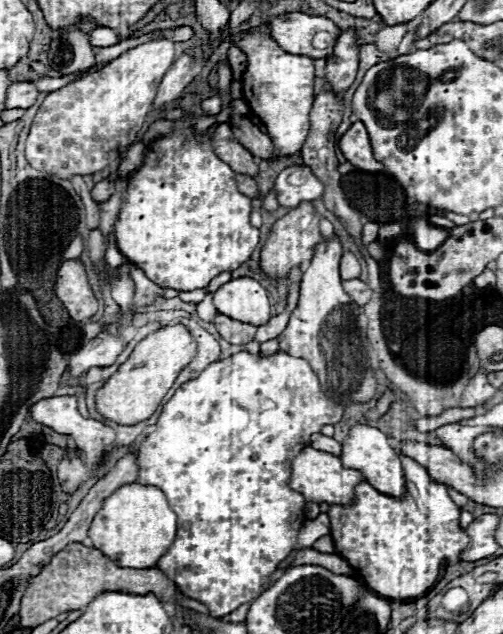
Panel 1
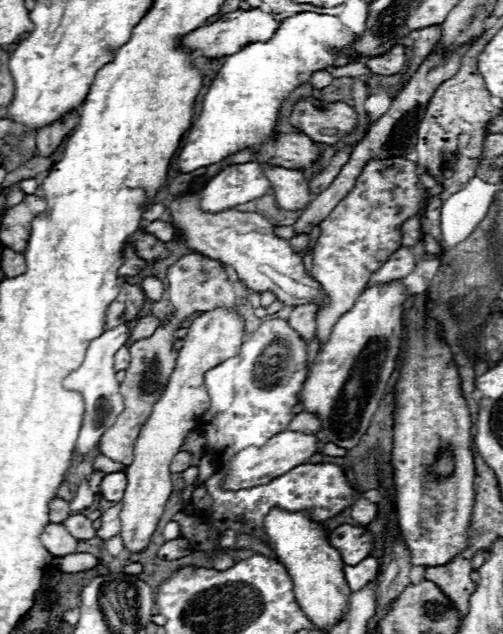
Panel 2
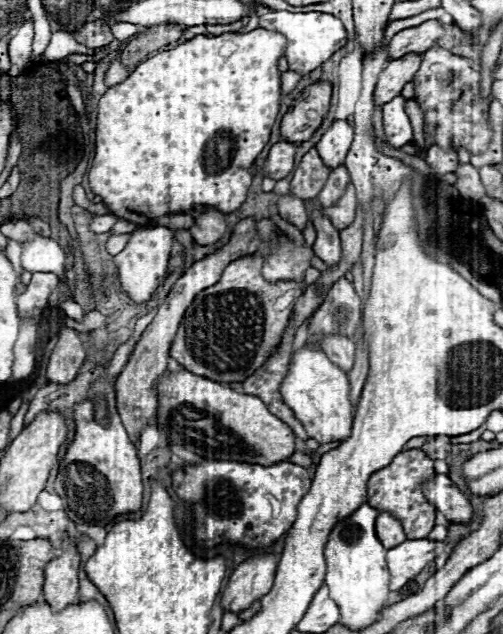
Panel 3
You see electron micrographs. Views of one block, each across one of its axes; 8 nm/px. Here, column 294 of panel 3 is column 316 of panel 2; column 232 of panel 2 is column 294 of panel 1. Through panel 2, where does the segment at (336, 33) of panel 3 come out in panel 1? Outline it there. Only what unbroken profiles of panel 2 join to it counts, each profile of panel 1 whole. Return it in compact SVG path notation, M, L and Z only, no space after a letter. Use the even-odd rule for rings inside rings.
M260 28L242 32L234 44L246 54L246 72L242 74L242 96L252 112L266 126L278 156L296 154L308 134L308 114L314 102L314 64L302 54L284 52Z

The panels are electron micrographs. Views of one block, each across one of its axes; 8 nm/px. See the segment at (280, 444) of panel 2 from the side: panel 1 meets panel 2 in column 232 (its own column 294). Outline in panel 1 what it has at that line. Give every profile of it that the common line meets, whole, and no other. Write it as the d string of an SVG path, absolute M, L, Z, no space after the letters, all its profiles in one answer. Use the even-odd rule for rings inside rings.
M306 446L294 460L292 460L292 476L290 476L290 488L304 494L306 500L314 500L318 504L328 502L328 504L350 504L354 498L354 486L364 480L362 472L354 470L354 468L344 468L340 458L324 452L324 450L316 450L312 446Z

